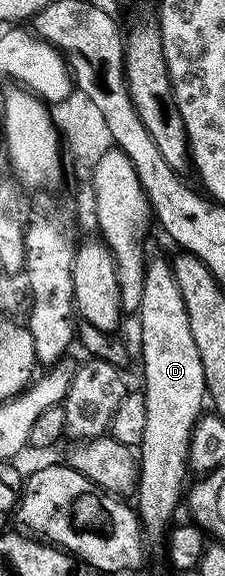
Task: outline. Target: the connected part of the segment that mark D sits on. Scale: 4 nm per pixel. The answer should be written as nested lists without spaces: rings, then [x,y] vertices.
[[[160,257],[153,261],[151,258],[145,264],[145,286],[142,288],[139,317],[140,357],[144,360],[142,392],[146,427],[138,446],[140,476],[134,493],[134,505],[140,515],[140,524],[145,530],[149,534],[163,534],[173,524],[172,516],[176,513],[176,504],[179,501],[181,504],[182,494],[186,489],[184,475],[190,471],[188,447],[192,442],[194,427],[205,412],[208,389],[202,356],[190,331],[186,303],[183,302],[182,292],[175,282],[171,264]]]

